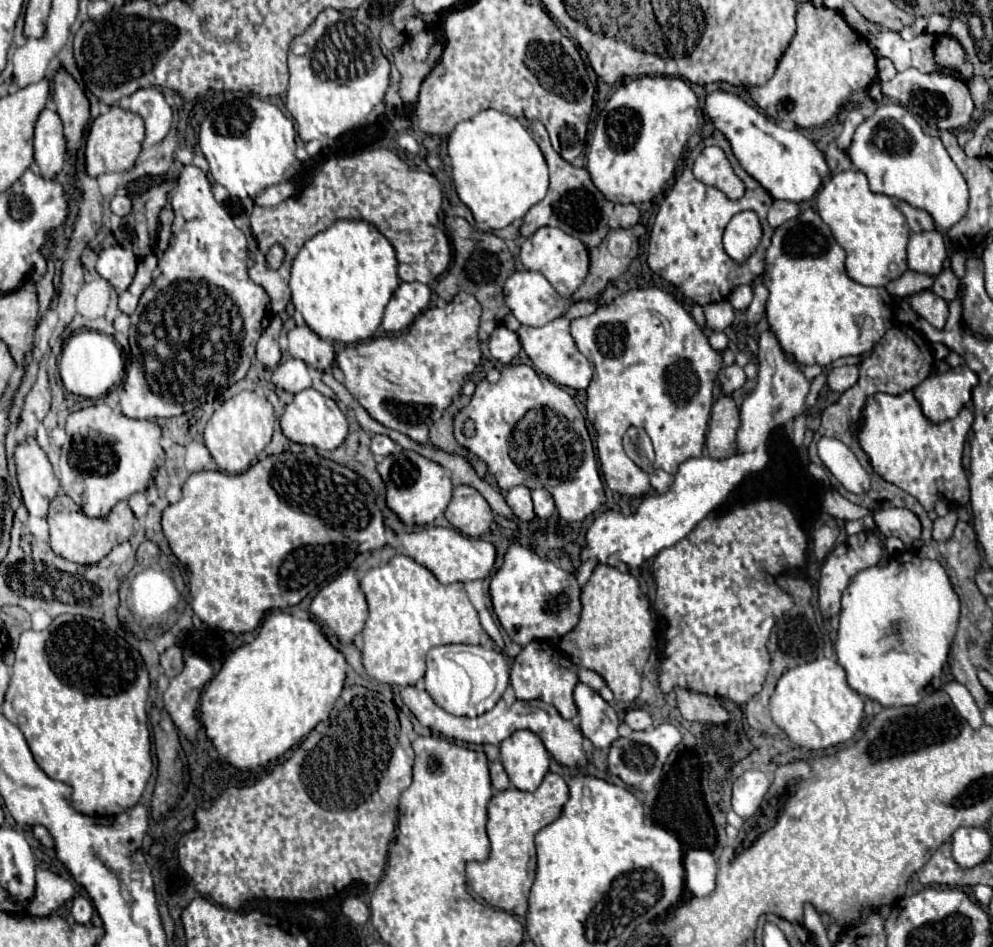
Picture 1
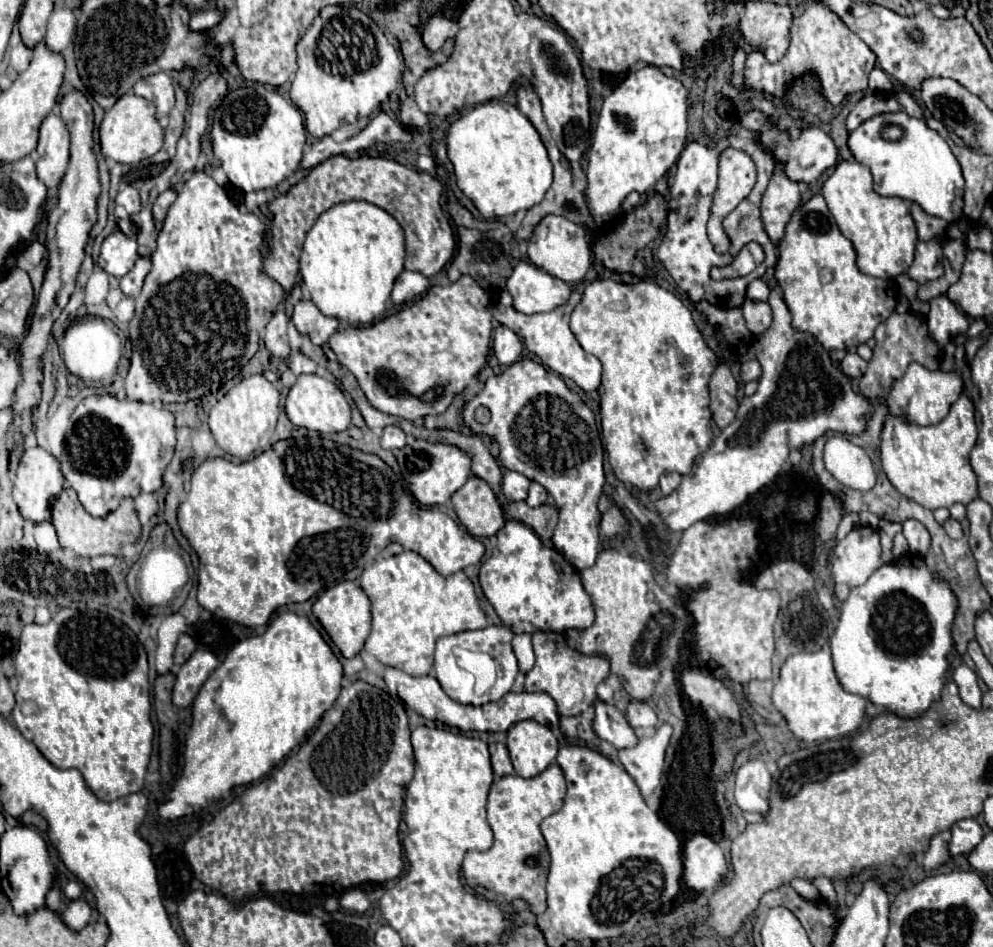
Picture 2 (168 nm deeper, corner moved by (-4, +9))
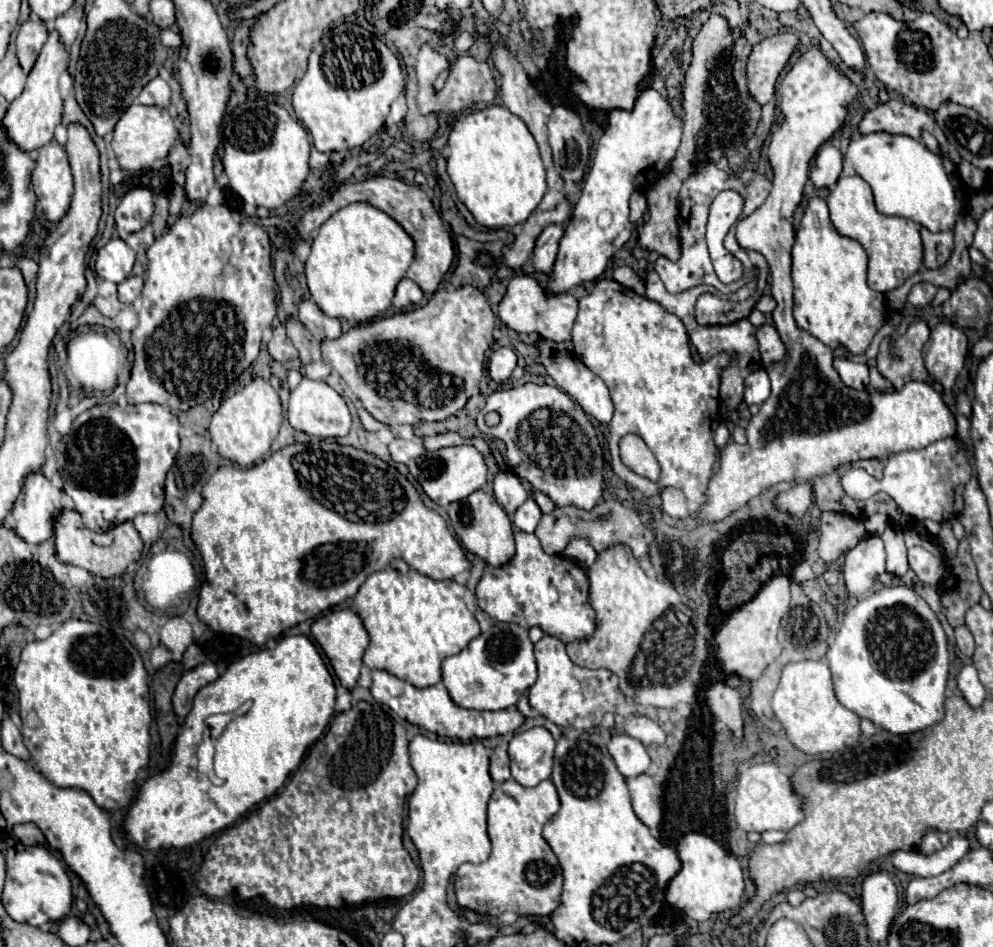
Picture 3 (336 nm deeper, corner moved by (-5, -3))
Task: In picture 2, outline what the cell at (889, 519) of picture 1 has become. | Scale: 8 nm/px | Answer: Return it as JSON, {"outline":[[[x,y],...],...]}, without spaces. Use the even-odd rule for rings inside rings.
{"outline":[[[909,519],[903,523],[903,535],[909,543],[909,551],[913,555],[919,555],[919,557],[925,557],[929,553],[929,547],[931,547],[931,537],[929,537],[929,531],[915,519]]]}

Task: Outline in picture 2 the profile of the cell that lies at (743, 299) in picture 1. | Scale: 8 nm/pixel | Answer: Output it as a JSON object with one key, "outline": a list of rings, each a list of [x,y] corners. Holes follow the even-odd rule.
{"outline":[[[755,279],[755,281],[749,285],[747,299],[753,299],[753,301],[767,301],[767,297],[769,297],[769,287],[767,287],[761,279]]]}

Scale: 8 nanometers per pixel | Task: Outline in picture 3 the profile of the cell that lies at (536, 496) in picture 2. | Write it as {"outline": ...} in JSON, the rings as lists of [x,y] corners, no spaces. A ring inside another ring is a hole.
{"outline":[[[528,499],[528,501],[524,501],[522,507],[518,507],[518,511],[516,511],[516,515],[514,515],[514,525],[516,525],[520,531],[534,533],[540,517],[542,517],[542,511],[540,511],[538,503],[536,503],[534,499]]]}

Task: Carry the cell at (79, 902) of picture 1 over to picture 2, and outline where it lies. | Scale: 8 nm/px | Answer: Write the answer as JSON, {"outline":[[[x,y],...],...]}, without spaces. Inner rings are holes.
{"outline":[[[83,897],[71,901],[69,907],[65,909],[65,913],[61,915],[63,923],[73,931],[81,931],[89,923],[89,917],[91,917],[91,909]]]}

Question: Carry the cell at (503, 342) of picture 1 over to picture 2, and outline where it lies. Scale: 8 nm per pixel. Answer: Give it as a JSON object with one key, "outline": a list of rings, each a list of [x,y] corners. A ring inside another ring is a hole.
{"outline":[[[499,325],[493,335],[493,353],[501,365],[513,365],[523,351],[523,343],[519,337],[507,329],[505,325]]]}

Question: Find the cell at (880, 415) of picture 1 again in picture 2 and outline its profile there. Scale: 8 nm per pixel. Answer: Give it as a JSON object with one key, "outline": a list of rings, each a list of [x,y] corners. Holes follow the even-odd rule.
{"outline":[[[961,395],[939,425],[919,427],[887,415],[881,433],[881,465],[901,495],[917,501],[925,509],[935,511],[939,507],[951,507],[953,503],[967,505],[977,497],[977,477],[969,465],[969,453],[975,441],[977,425],[973,403],[967,395]]]}

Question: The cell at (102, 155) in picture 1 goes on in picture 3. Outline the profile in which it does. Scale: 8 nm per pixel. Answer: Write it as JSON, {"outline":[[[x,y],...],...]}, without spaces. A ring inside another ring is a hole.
{"outline":[[[134,103],[124,111],[124,115],[114,127],[112,149],[120,163],[120,169],[133,173],[143,170],[146,172],[152,169],[150,166],[152,167],[156,159],[164,159],[168,155],[176,137],[178,137],[178,129],[174,127],[174,119],[166,109]]]}

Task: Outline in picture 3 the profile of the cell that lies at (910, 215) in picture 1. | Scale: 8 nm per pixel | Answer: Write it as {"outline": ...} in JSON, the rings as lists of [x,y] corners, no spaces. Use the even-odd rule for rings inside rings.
{"outline":[[[920,227],[920,235],[922,235],[922,243],[924,243],[924,265],[928,269],[936,269],[940,267],[938,257],[940,257],[940,245],[944,245],[944,241],[952,241],[952,233],[930,233],[928,229]]]}

